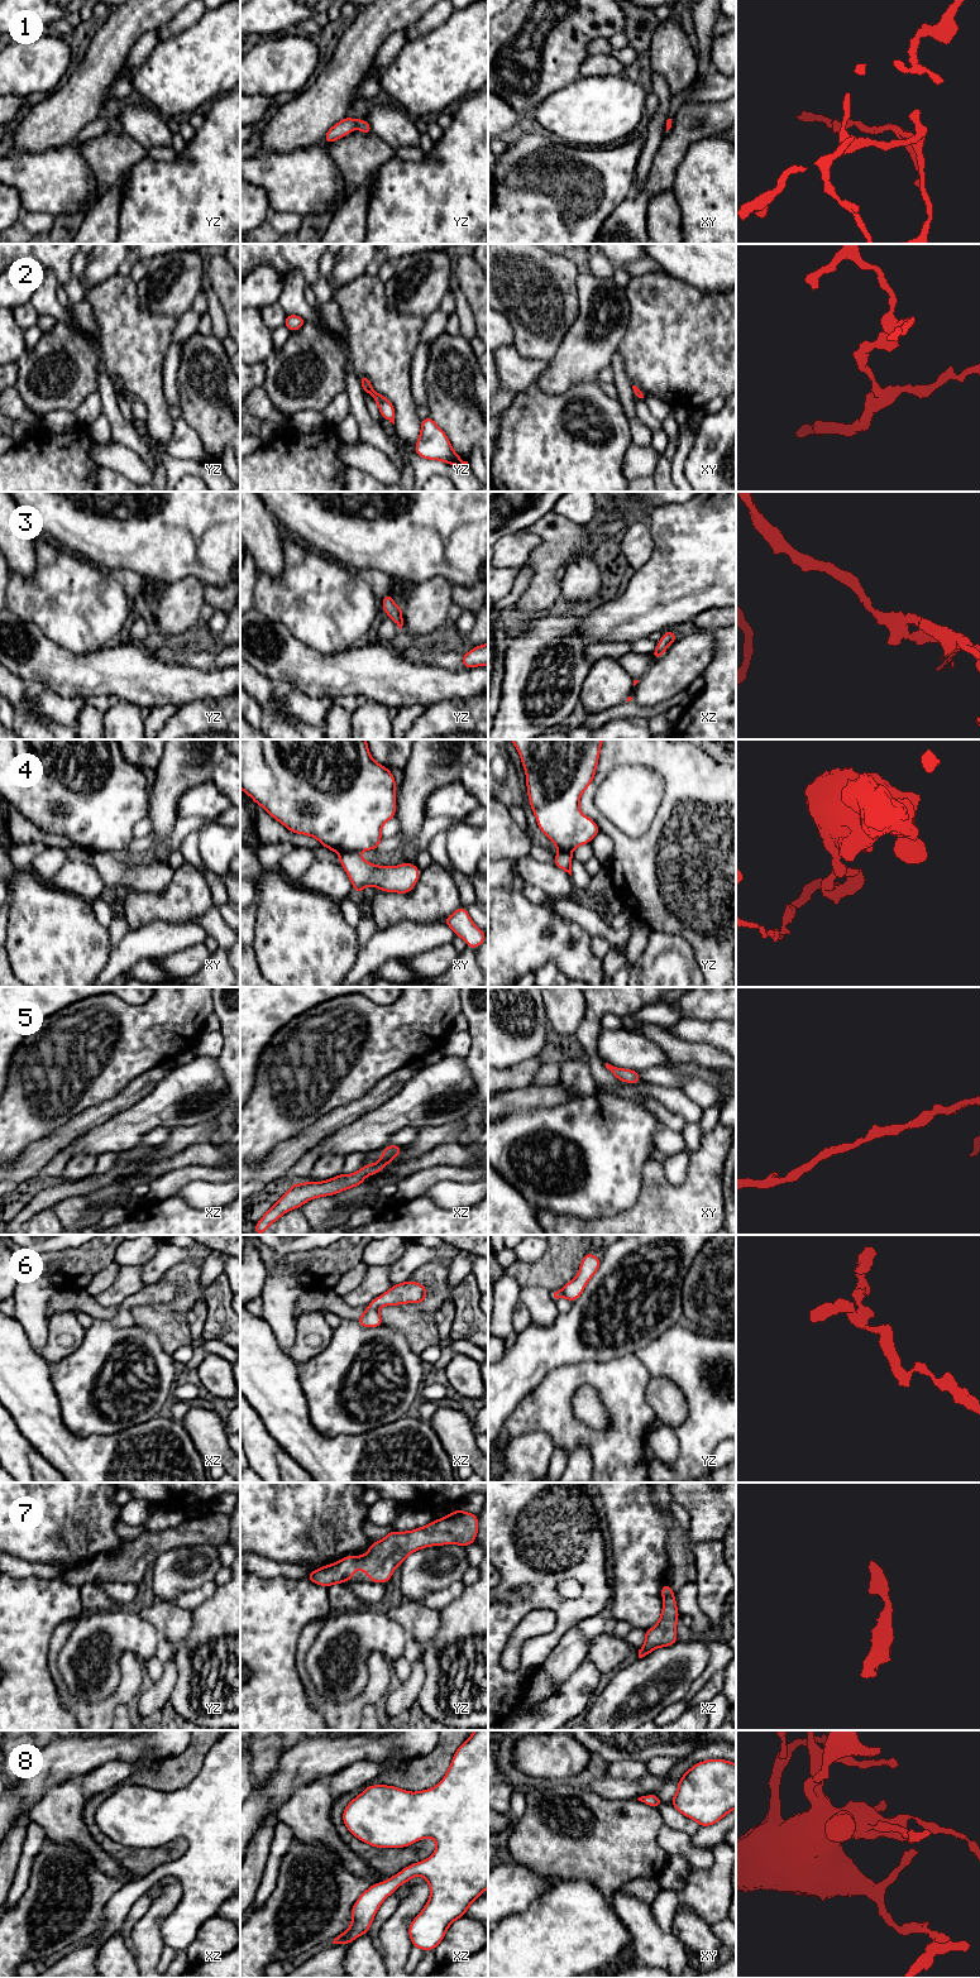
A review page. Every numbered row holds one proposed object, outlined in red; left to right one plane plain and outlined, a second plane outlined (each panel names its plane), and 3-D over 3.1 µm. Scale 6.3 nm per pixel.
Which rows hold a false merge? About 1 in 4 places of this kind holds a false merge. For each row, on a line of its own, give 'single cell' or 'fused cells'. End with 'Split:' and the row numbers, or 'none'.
1: single cell
2: single cell
3: single cell
4: fused cells
5: single cell
6: single cell
7: single cell
8: single cell
Split: 4

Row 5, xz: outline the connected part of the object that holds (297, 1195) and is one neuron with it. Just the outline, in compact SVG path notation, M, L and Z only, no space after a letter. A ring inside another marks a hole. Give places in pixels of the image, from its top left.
M389 1145L383 1148L383 1154L376 1164L364 1164L362 1169L353 1174L339 1174L325 1182L310 1182L303 1184L293 1183L292 1187L268 1210L257 1222L254 1232L260 1235L267 1231L269 1225L276 1222L282 1215L298 1208L310 1199L325 1196L334 1196L345 1189L363 1184L367 1175L373 1175L384 1169L401 1151L403 1146Z

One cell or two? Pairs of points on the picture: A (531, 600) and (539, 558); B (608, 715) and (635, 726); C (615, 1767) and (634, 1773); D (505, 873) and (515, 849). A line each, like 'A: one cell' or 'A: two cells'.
A: one cell
B: two cells
C: one cell
D: two cells

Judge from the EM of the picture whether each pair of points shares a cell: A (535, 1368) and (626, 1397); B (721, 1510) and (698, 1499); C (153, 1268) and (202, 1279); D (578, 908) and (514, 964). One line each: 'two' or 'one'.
A: two
B: one
C: two
D: two

